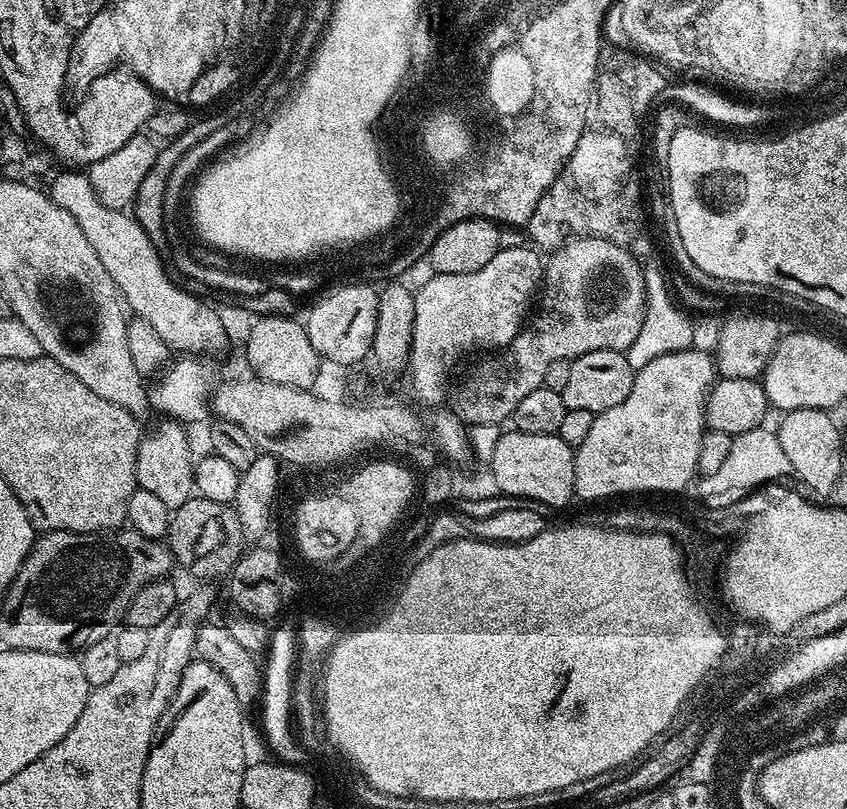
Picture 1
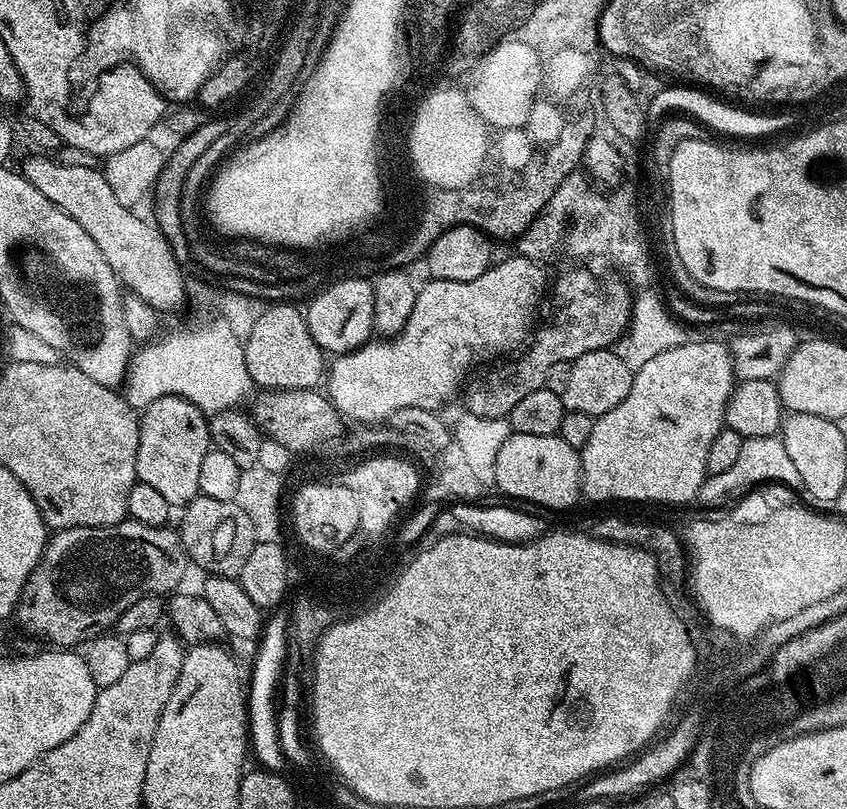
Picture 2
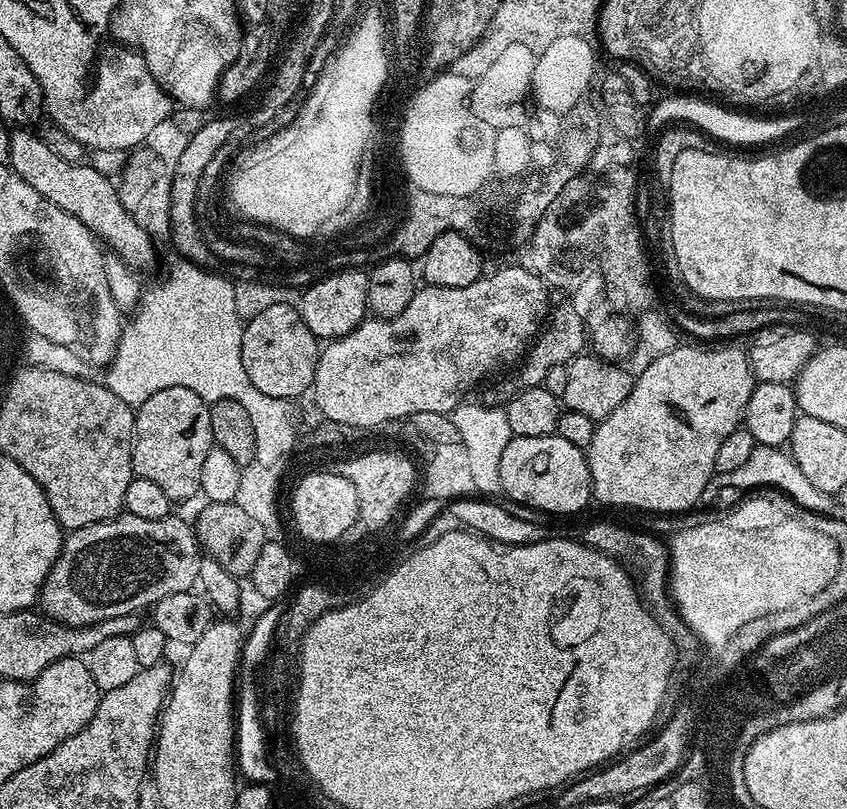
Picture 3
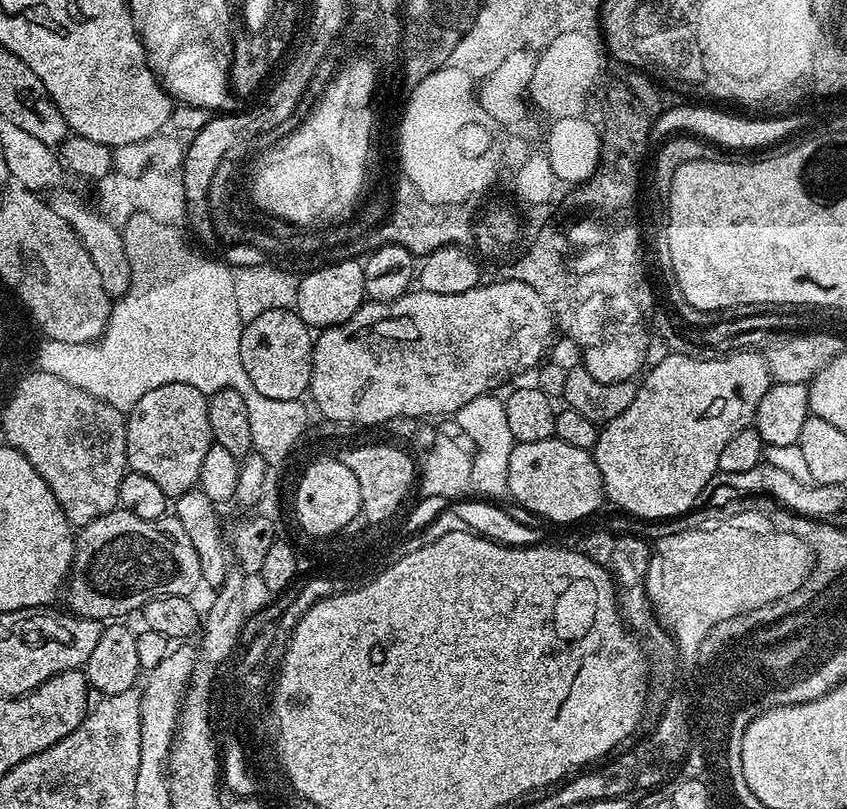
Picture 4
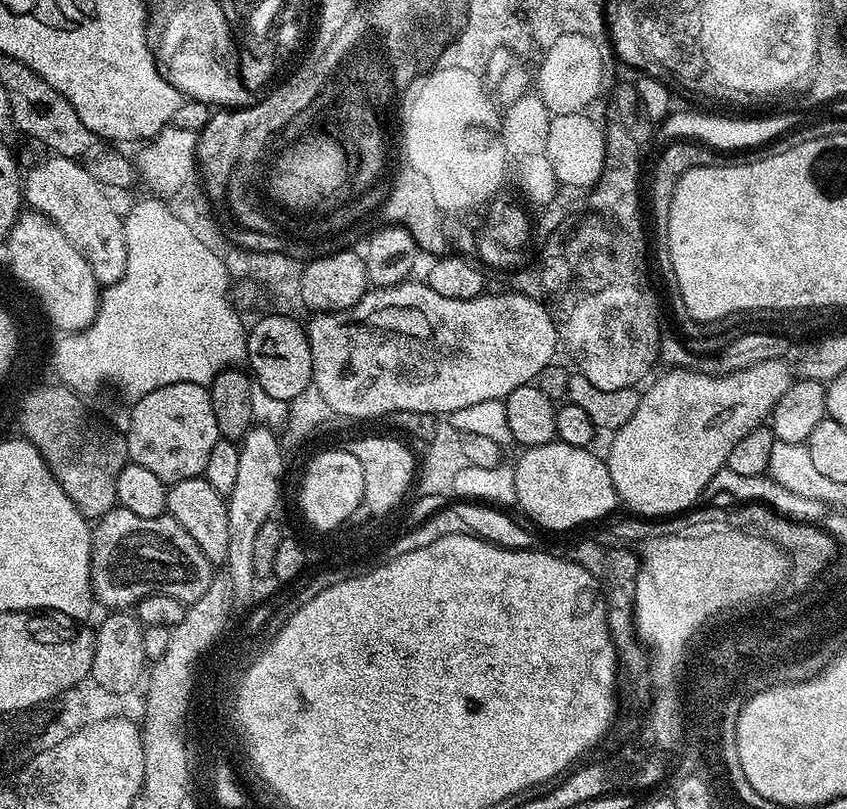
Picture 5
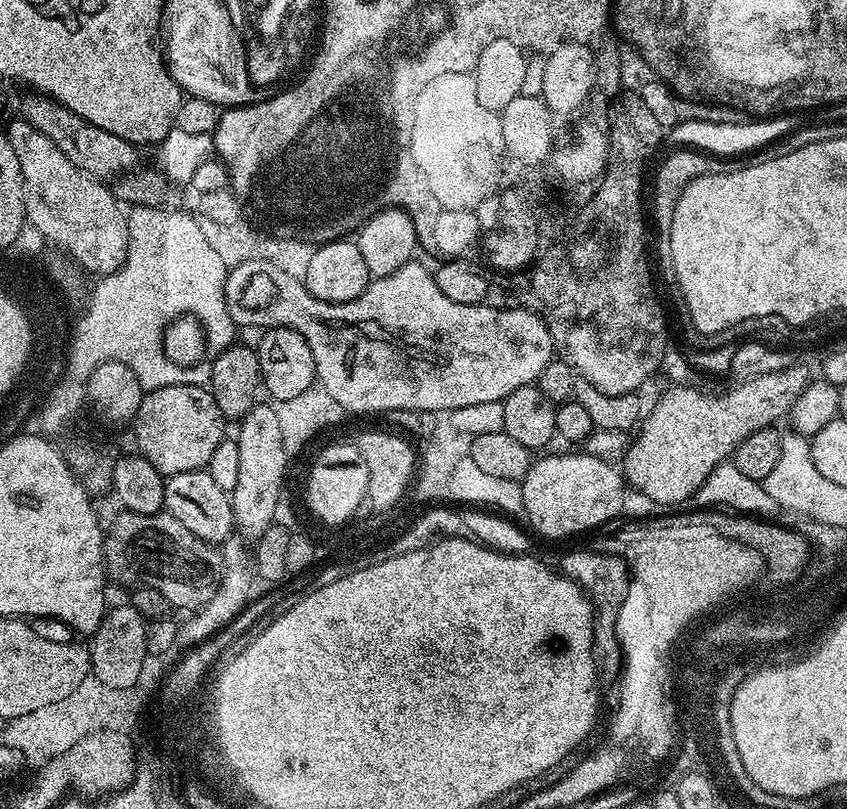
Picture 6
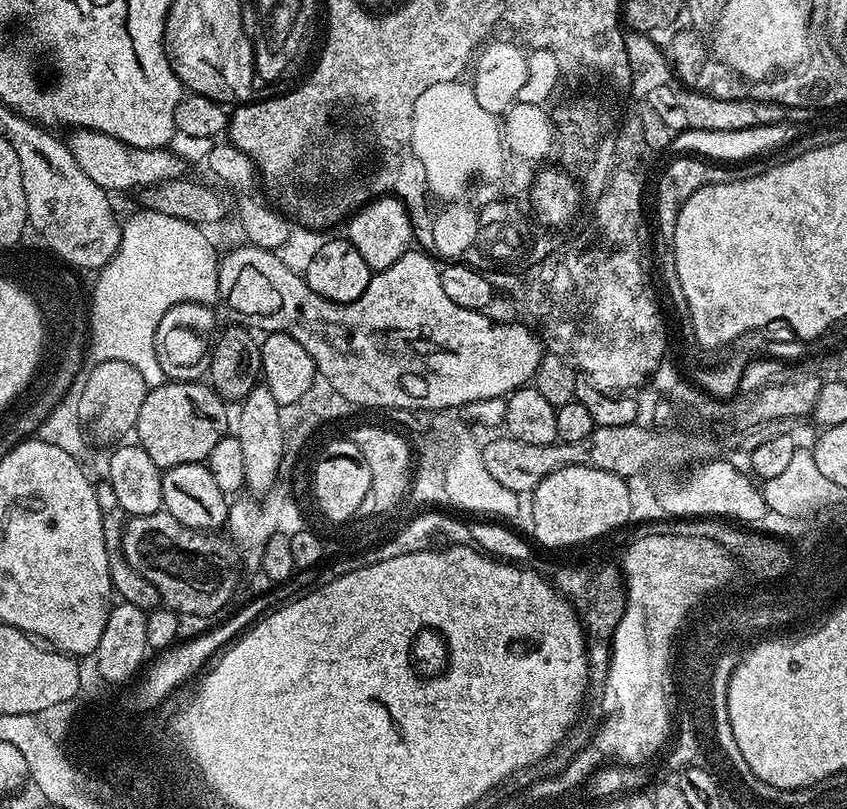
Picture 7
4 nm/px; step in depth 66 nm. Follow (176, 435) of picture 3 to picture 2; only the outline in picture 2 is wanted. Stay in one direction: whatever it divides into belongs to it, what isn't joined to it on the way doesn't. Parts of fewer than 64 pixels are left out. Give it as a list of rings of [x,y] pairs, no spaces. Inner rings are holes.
[[[163,396],[139,413],[137,481],[161,493],[162,498],[180,510],[200,495],[198,477],[202,458],[210,447],[208,439],[209,417],[181,396]]]

